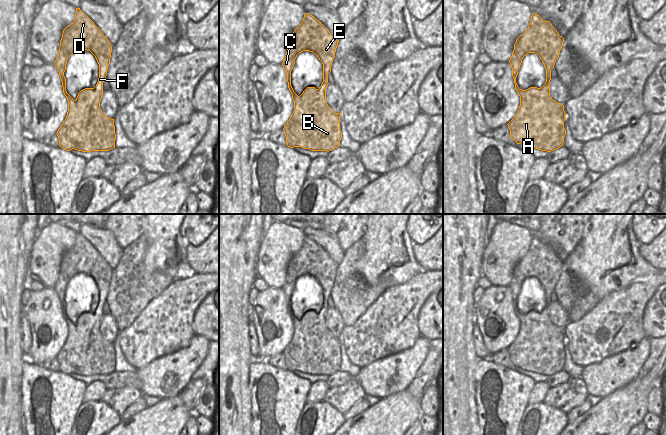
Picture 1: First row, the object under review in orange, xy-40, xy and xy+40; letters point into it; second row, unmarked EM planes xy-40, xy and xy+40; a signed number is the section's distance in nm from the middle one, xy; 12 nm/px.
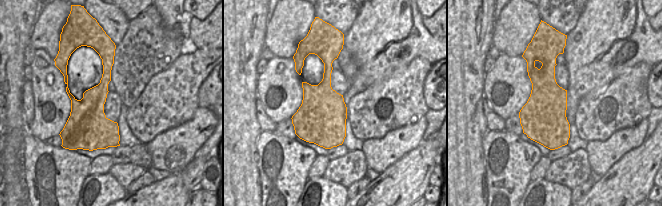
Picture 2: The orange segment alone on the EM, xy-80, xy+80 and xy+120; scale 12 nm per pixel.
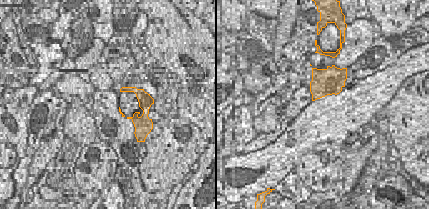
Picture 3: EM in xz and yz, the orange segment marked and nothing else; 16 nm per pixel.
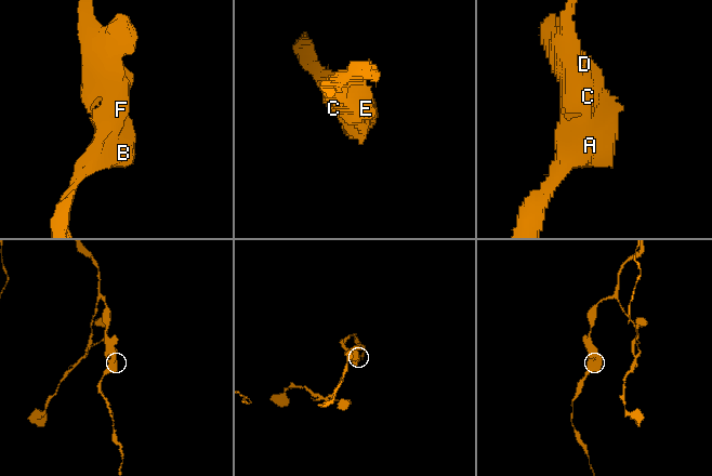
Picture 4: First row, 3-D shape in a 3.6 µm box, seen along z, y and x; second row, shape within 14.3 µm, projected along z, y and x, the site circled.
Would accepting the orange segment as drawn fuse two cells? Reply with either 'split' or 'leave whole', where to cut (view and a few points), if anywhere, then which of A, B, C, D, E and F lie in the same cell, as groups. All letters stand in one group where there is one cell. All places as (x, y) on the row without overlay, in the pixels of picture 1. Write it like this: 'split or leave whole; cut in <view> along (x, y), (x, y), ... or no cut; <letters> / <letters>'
leave whole; no cut; A B C D E F

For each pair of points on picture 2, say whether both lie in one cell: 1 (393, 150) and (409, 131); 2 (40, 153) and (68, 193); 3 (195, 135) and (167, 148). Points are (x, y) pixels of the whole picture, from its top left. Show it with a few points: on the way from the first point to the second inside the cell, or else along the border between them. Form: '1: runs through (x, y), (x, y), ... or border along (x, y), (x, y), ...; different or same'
1: runs through (397, 145), (406, 136); same
2: runs through (53, 152), (56, 166), (60, 171), (60, 180); same
3: runs through (188, 138), (174, 148); same

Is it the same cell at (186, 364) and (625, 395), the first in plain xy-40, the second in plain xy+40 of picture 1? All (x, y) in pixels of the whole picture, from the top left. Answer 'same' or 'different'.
different

